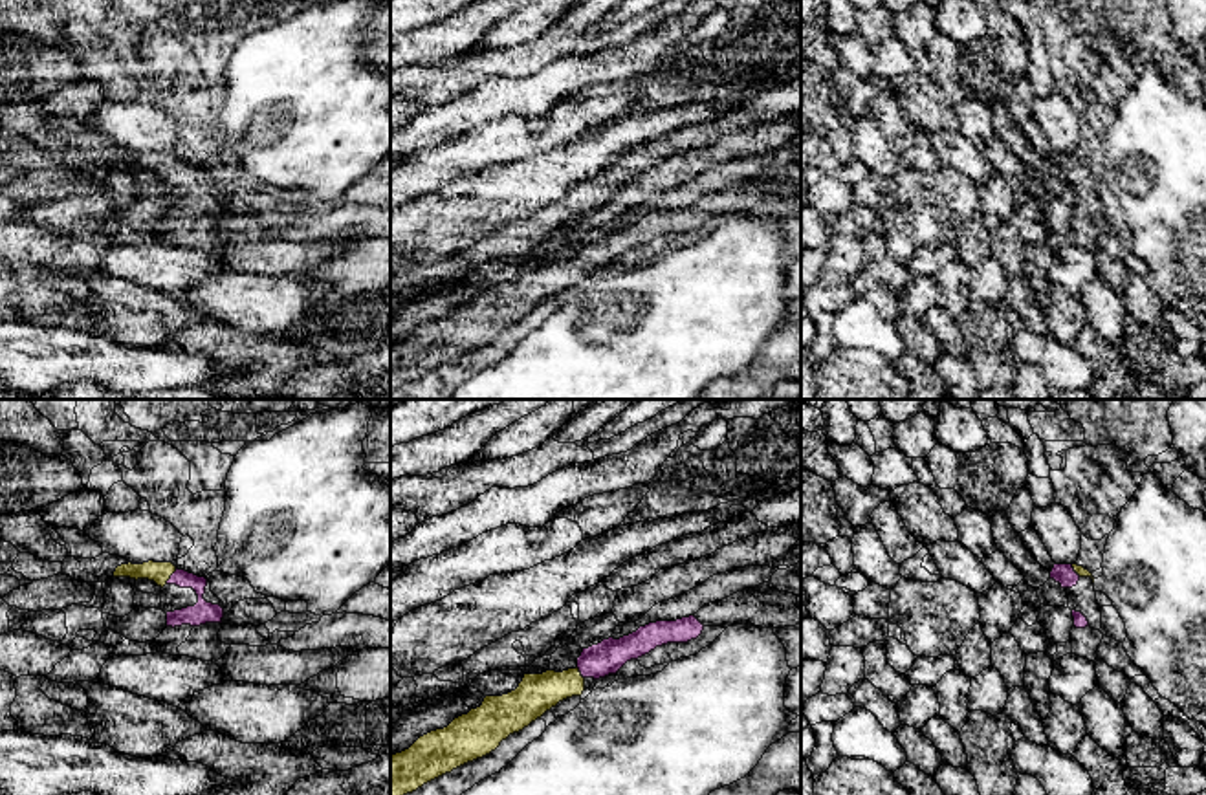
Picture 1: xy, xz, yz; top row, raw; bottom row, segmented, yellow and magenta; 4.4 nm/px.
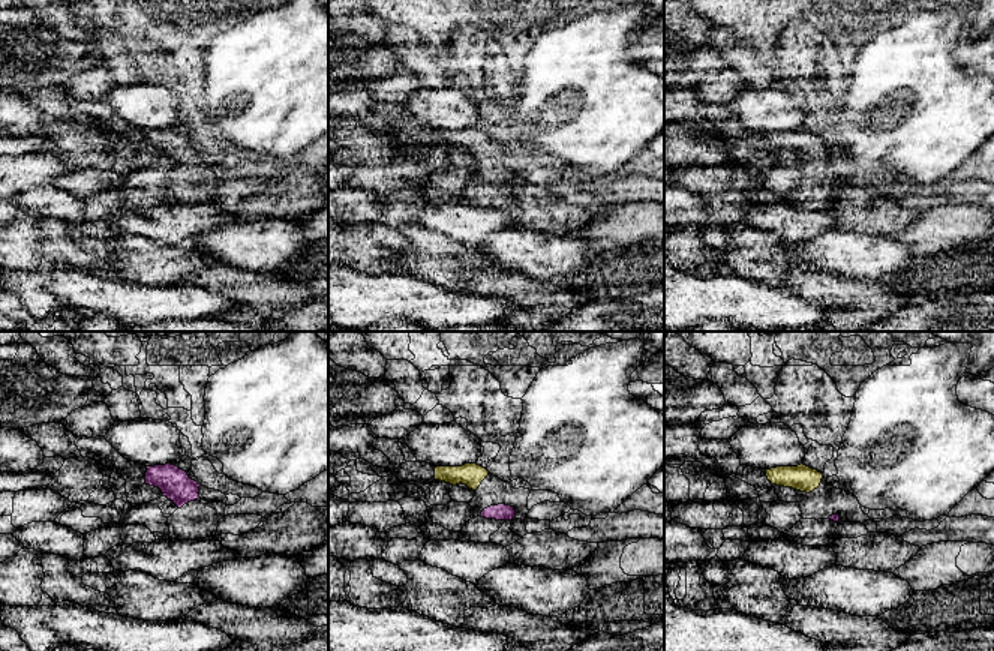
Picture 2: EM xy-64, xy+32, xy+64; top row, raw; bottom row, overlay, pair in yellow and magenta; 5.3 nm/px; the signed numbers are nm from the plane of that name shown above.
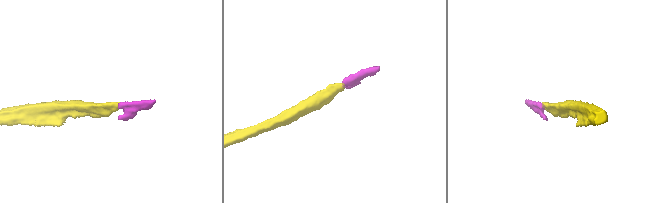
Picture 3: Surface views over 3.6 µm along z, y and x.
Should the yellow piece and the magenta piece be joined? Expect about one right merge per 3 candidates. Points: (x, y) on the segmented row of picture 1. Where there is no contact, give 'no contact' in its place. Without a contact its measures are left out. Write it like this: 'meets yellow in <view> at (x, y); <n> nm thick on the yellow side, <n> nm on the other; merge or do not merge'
meets yellow in xy at (171, 574); 100 nm thick on the yellow side, 100 nm on the other; merge

